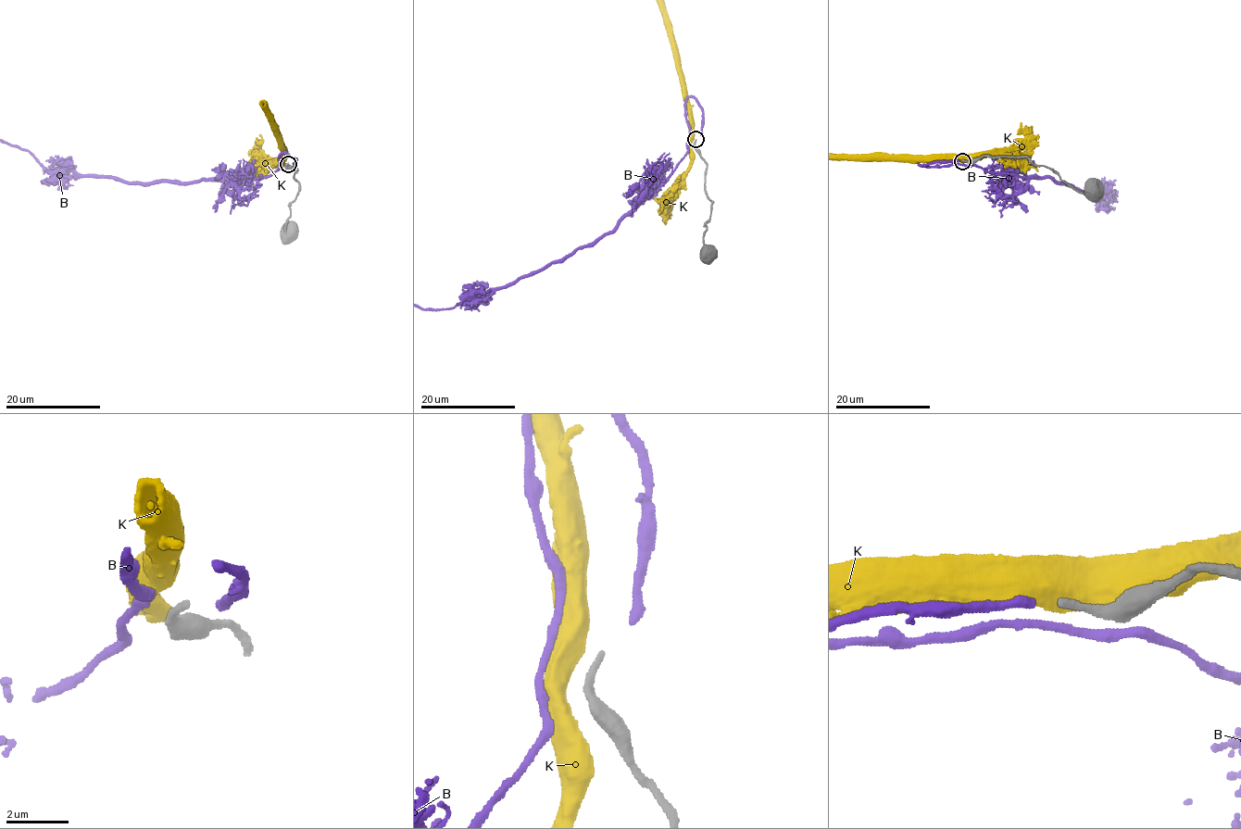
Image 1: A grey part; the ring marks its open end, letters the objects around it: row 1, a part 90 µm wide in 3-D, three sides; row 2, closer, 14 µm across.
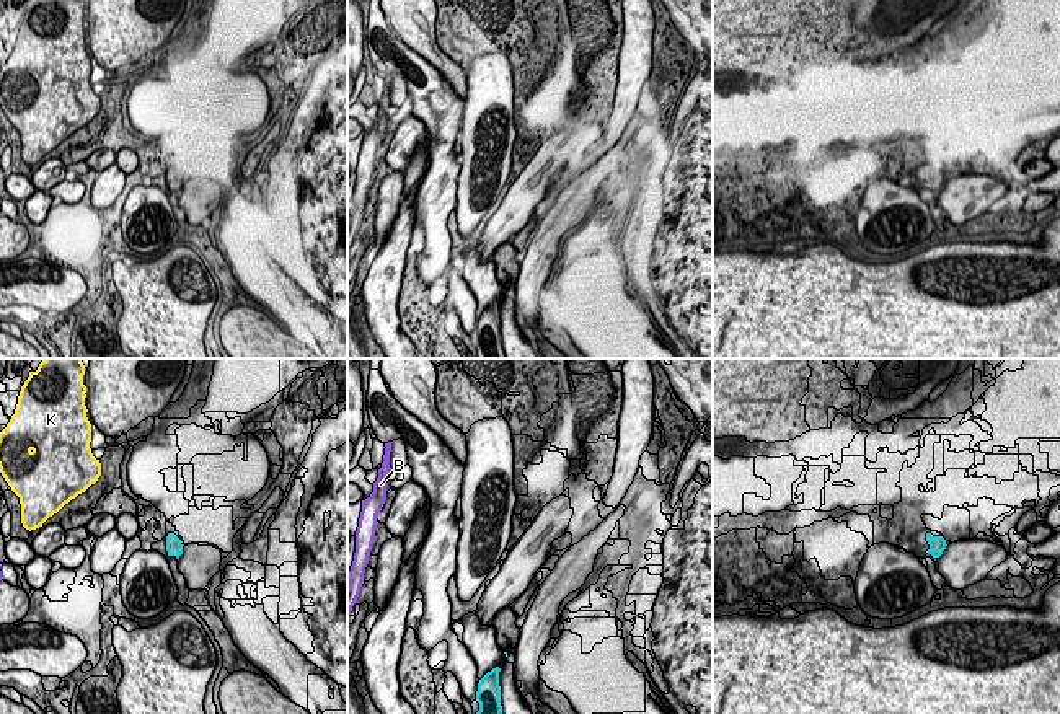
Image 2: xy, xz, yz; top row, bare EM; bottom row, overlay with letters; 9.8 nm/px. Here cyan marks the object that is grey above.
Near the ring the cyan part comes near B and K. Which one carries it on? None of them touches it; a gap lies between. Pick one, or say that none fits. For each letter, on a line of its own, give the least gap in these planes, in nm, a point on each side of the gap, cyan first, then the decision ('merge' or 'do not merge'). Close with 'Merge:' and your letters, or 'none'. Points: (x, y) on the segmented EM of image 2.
B: gap 1400 nm; span xz (478, 683), (348, 620); do not merge
K: gap 900 nm; span xy (168, 533), (97, 480); do not merge
Merge: none

